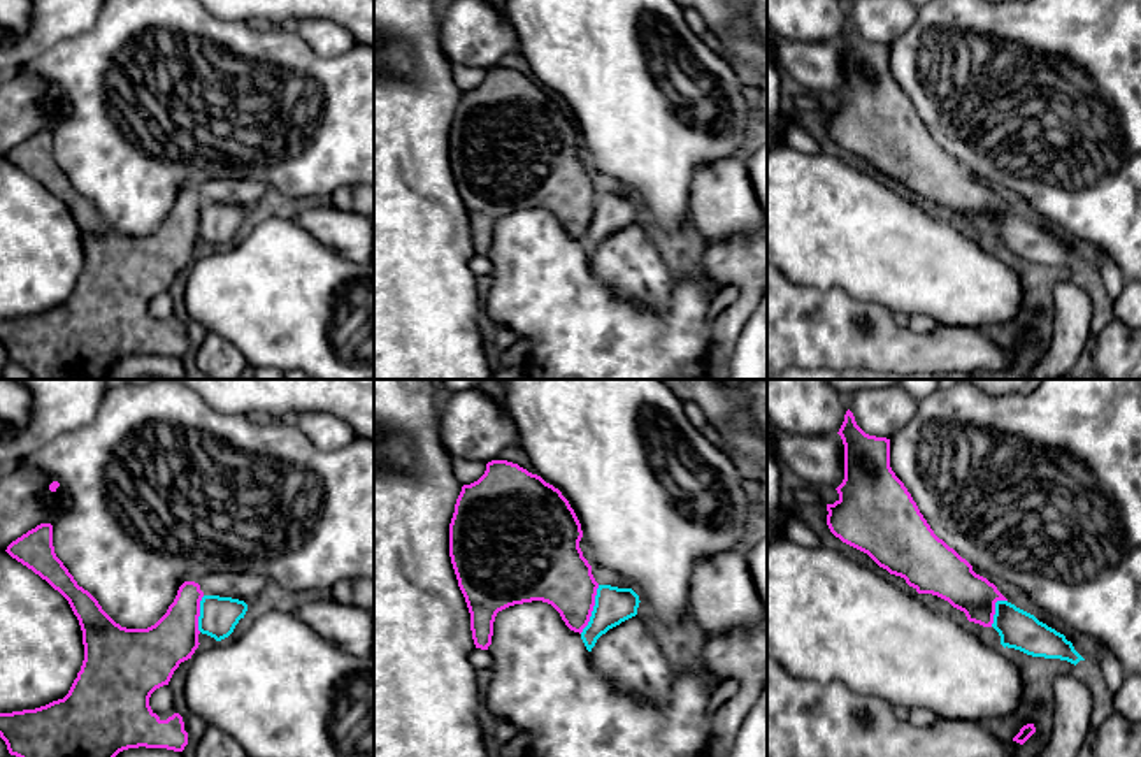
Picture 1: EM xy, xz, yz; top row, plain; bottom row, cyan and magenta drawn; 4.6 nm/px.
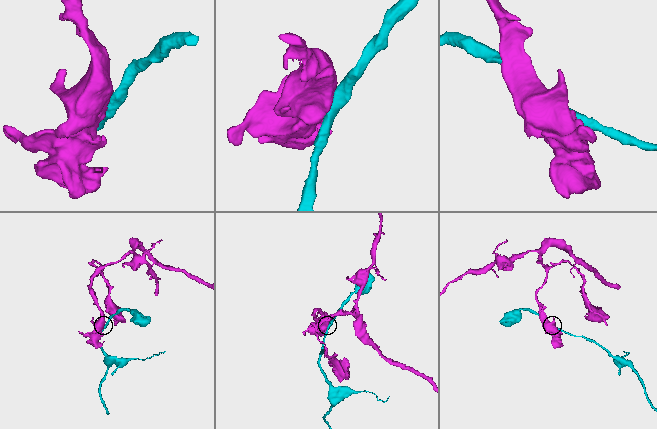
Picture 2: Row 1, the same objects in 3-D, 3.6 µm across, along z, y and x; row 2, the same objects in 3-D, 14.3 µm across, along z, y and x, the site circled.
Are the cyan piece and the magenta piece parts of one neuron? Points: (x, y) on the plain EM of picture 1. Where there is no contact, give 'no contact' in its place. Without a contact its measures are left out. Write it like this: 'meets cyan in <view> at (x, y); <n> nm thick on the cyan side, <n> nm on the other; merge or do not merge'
meets cyan in xz at (594, 216); 170 nm thick on the cyan side, 300 nm on the other; merge

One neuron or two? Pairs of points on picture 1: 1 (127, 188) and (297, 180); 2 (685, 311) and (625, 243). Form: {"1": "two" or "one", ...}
{"1": "one", "2": "two"}

